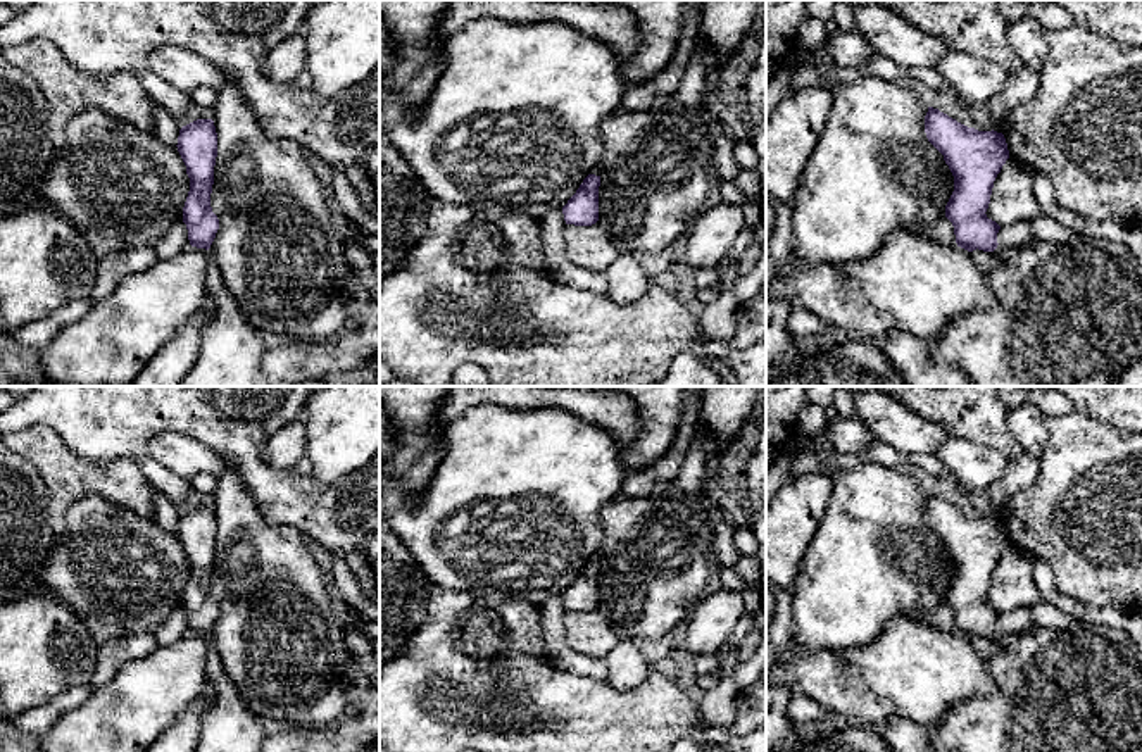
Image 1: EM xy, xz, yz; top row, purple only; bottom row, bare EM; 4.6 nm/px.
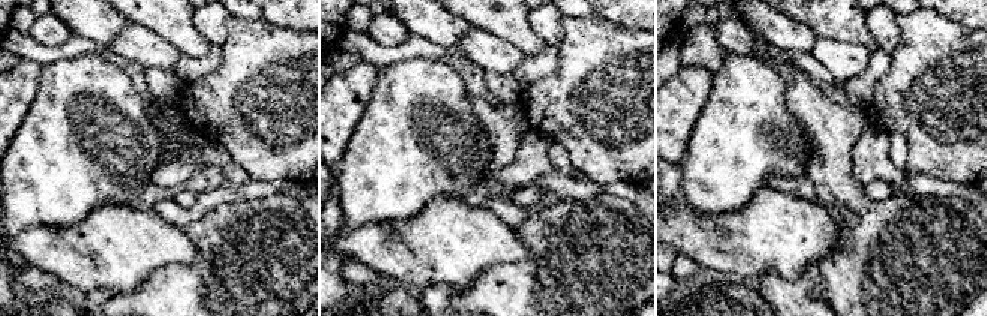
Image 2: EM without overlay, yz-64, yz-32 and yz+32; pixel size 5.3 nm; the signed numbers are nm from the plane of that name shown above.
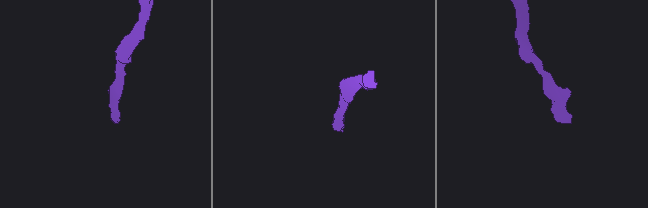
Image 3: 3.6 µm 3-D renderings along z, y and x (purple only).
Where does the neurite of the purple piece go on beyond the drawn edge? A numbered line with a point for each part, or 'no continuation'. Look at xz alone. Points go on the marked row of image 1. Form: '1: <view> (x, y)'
no continuation

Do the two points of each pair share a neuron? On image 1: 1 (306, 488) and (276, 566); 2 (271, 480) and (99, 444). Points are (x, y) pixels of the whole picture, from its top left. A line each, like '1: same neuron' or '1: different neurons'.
1: different neurons
2: same neuron

